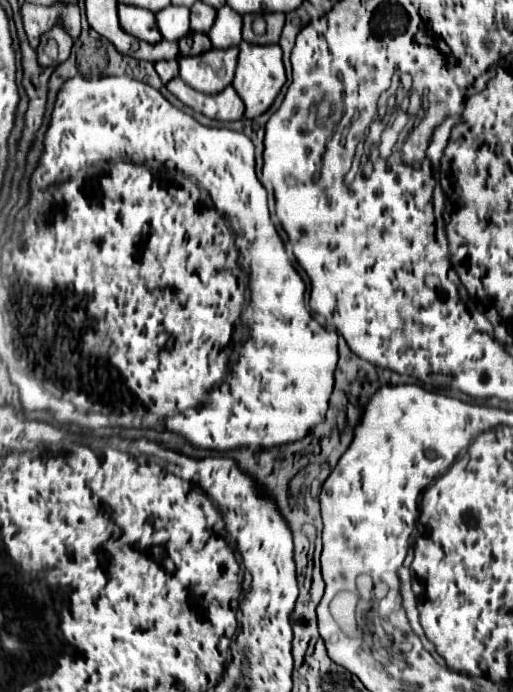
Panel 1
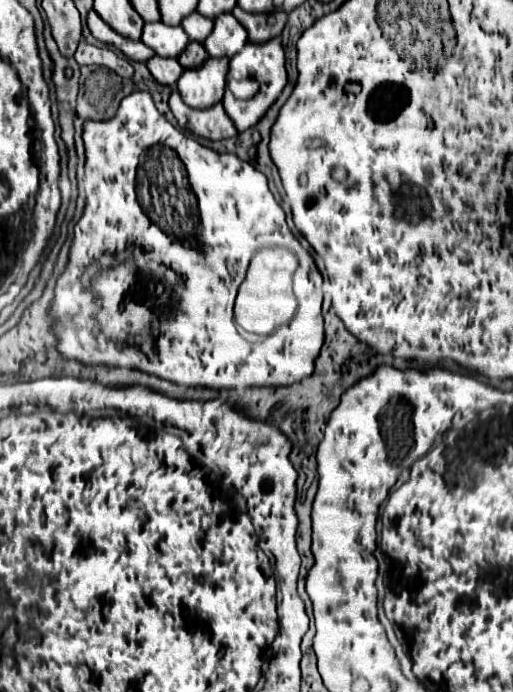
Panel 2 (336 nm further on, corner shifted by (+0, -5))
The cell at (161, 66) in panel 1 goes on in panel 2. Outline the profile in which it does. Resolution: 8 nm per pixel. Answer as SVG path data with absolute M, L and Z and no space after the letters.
M153 56L147 60L145 64L151 72L151 76L159 82L159 84L167 84L173 86L177 82L177 78L183 74L183 68L179 66L179 62L175 58L159 58Z

